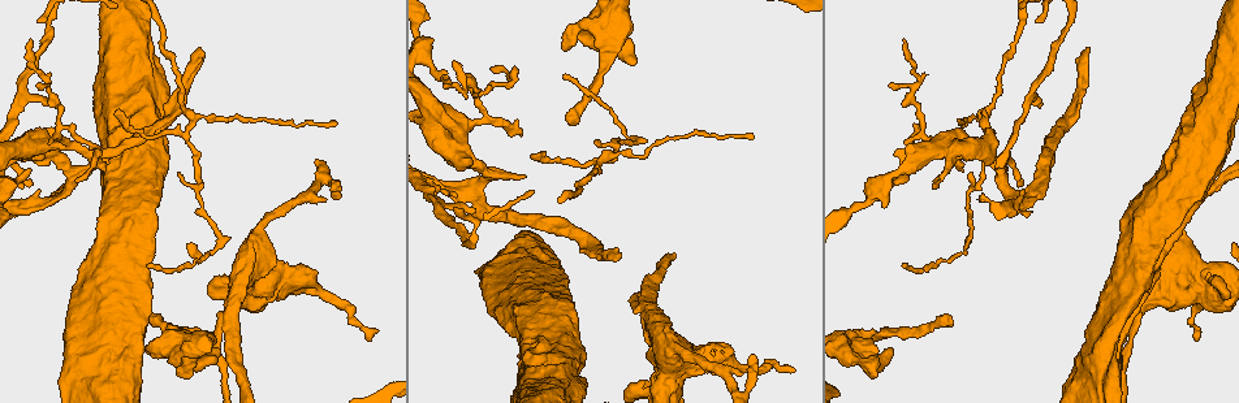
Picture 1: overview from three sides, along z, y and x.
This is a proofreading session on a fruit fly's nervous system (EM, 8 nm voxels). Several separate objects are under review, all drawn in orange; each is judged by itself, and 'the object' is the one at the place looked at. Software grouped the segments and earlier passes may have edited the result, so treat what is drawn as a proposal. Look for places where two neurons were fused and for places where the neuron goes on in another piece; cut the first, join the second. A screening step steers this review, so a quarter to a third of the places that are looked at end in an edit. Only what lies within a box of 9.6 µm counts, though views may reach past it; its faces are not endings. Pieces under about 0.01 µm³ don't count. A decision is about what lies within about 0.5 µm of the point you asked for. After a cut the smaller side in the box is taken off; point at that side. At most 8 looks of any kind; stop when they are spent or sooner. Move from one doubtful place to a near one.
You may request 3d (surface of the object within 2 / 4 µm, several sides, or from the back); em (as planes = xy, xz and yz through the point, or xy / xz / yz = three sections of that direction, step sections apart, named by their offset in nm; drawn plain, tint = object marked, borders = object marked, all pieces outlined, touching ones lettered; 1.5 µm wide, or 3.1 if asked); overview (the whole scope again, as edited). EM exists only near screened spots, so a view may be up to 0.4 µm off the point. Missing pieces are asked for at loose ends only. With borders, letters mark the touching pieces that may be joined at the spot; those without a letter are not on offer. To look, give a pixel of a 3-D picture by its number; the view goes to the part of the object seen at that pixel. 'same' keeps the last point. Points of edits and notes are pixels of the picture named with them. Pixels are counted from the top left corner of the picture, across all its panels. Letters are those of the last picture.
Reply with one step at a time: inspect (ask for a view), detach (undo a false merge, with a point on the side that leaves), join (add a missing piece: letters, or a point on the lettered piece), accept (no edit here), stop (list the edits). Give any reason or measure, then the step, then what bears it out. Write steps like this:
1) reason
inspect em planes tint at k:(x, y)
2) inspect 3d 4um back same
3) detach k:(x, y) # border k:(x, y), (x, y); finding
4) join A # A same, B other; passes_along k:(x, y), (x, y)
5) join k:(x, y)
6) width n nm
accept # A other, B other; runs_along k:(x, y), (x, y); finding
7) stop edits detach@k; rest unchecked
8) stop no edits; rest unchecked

thin end
inspect 3d 2um at 1:(1040, 104)

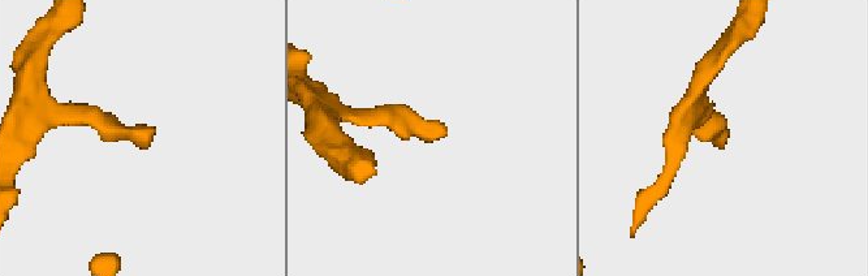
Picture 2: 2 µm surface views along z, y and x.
need the tissue
inspect em 3.1um xz step 16 tint at 2:(720, 145)

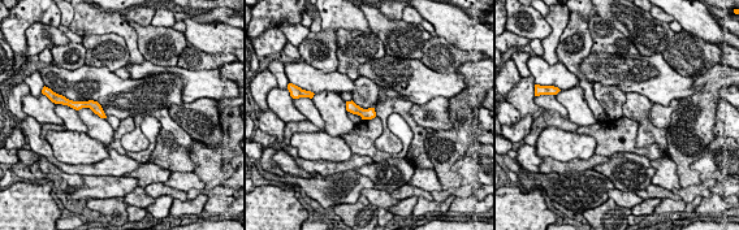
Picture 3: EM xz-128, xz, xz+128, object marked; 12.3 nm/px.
cut it another way
inspect em 3.1um yz step 8 borders same

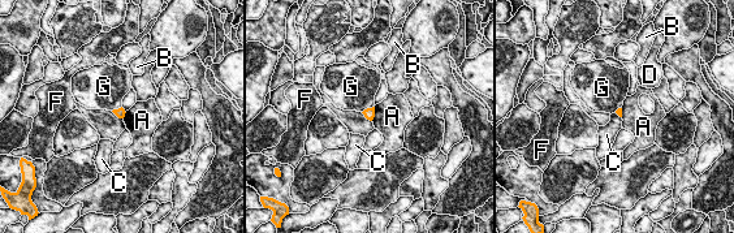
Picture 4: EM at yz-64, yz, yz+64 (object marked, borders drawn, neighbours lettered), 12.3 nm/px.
accept # A other, B other, C other, D other, F other, G other; border 4:(375, 107), (375, 115), (371, 120); none of them fits

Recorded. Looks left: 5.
branch stops here
inspect em planes plain at 1:(154, 324)

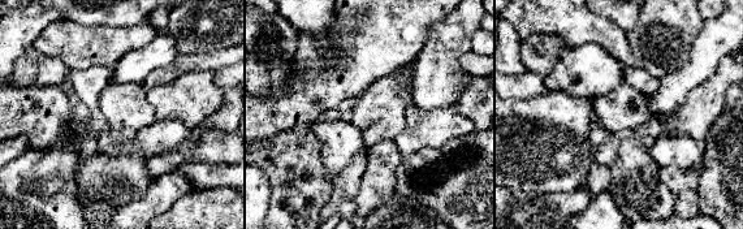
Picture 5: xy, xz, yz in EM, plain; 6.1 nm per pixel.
inspect em planes borders same

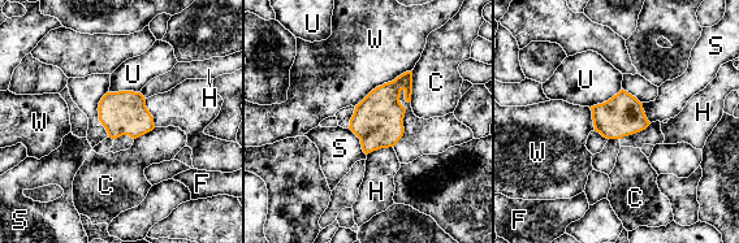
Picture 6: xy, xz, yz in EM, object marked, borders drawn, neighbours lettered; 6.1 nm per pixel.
accept # C other, F other, H other, S other, U other, W other; border 6:(413, 70), (410, 102); no lettered piece goes on from it

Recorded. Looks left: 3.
inspect em planes borders at 1:(226, 320)

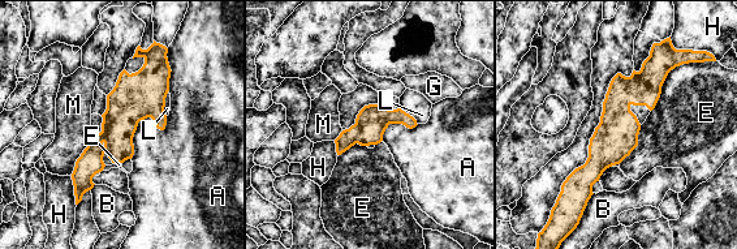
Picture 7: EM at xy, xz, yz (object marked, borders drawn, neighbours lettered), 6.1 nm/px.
width 200 nm
detach 7:(134, 98) # A other, B other, E other, G other, H other, L other, M other; border 7:(106, 112), (107, 127), (102, 141); a second neuron is stuck on

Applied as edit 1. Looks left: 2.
stop edits detach@7; rest unchecked

